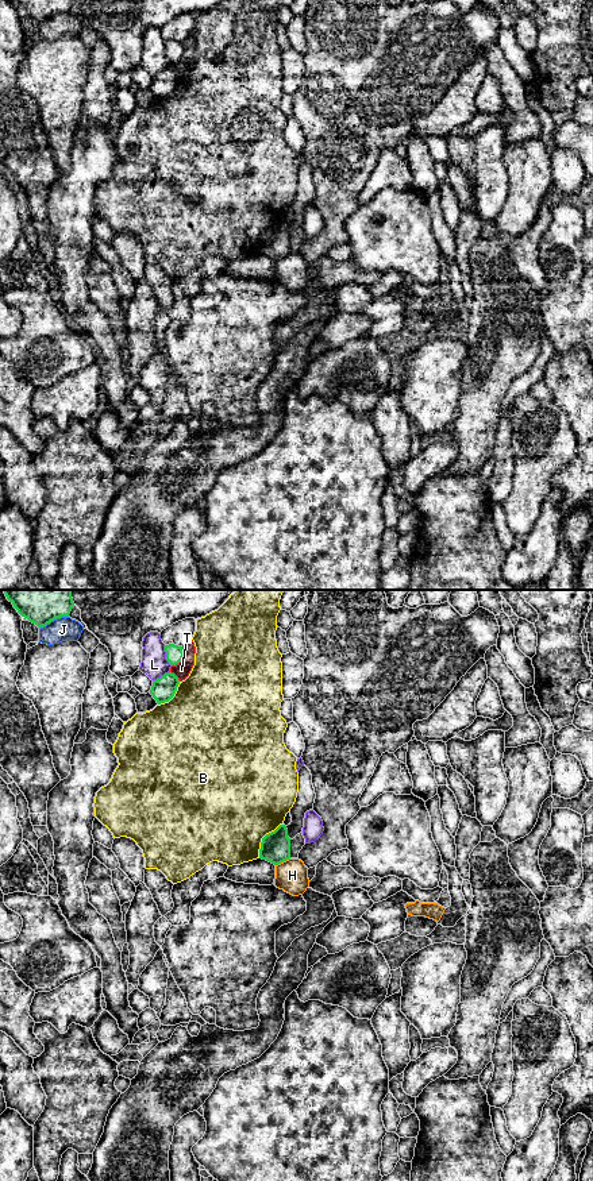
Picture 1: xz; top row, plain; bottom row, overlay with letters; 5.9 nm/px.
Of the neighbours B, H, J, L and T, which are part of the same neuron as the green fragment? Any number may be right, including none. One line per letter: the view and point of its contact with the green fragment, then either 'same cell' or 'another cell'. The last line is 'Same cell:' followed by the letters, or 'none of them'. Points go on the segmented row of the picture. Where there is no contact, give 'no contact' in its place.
B: contact xz (262, 838); another cell
H: contact xz (282, 861); another cell
J: contact xz (53, 620); another cell
L: contact xz (166, 656); another cell
T: contact xz (183, 656); another cell
Same cell: none of them

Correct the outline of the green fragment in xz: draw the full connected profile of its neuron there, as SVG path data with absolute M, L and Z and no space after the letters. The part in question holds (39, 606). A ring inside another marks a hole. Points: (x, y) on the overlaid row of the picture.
M3 590L18 613L39 629L51 621L69 617L74 602L72 590Z

